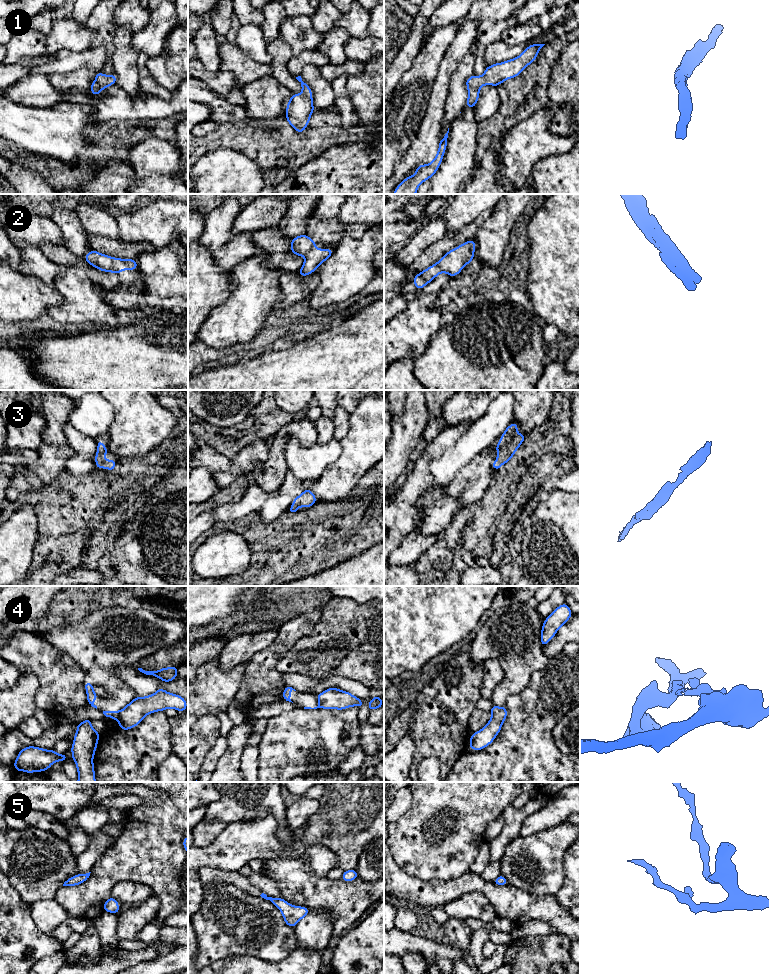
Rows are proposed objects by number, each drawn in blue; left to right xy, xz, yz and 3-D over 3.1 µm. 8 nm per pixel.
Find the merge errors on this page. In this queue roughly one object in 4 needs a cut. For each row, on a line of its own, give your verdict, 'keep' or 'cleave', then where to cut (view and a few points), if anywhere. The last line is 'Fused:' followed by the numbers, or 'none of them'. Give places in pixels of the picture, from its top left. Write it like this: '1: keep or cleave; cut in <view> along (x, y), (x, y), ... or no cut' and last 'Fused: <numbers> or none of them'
1: keep; no cut
2: keep; no cut
3: keep; no cut
4: cleave; cut in xy along (121, 710), (117, 719)
5: keep; no cut
Fused: 4

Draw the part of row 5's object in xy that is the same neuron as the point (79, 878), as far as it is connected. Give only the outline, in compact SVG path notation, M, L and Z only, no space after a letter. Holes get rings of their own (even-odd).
M86 873L86 874L77 874L75 875L74 877L70 877L69 879L67 879L63 886L76 886L76 885L79 885L83 882L85 882L89 876L90 876L90 873Z

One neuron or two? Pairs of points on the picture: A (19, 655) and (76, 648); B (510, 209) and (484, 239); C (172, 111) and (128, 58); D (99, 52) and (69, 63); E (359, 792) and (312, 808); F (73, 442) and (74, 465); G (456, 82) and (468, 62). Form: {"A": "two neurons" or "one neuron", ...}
{"A": "two neurons", "B": "one neuron", "C": "two neurons", "D": "one neuron", "E": "two neurons", "F": "one neuron", "G": "one neuron"}

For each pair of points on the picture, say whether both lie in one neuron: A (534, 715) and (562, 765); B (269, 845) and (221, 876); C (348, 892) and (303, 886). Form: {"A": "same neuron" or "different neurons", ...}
{"A": "same neuron", "B": "different neurons", "C": "same neuron"}

